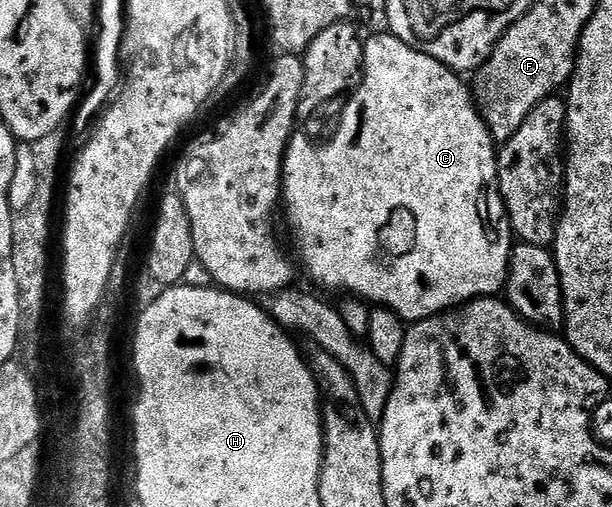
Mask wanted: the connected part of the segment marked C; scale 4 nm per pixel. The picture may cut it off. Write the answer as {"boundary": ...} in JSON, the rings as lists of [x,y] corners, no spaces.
{"boundary":[[[376,35],[365,42],[362,78],[351,92],[347,100],[349,103],[340,115],[340,124],[329,143],[311,143],[301,133],[293,134],[288,149],[284,152],[282,211],[283,214],[284,211],[288,214],[288,227],[292,230],[300,263],[308,270],[310,278],[316,279],[321,275],[326,282],[332,283],[336,291],[348,291],[344,293],[369,304],[388,308],[404,321],[419,321],[429,319],[431,315],[443,315],[453,307],[459,307],[461,303],[499,296],[508,280],[508,263],[512,257],[514,236],[496,176],[498,147],[477,110],[469,84],[464,84],[460,80],[463,78],[442,65],[442,61],[430,57],[419,46],[408,43],[403,43],[396,35]]]}

